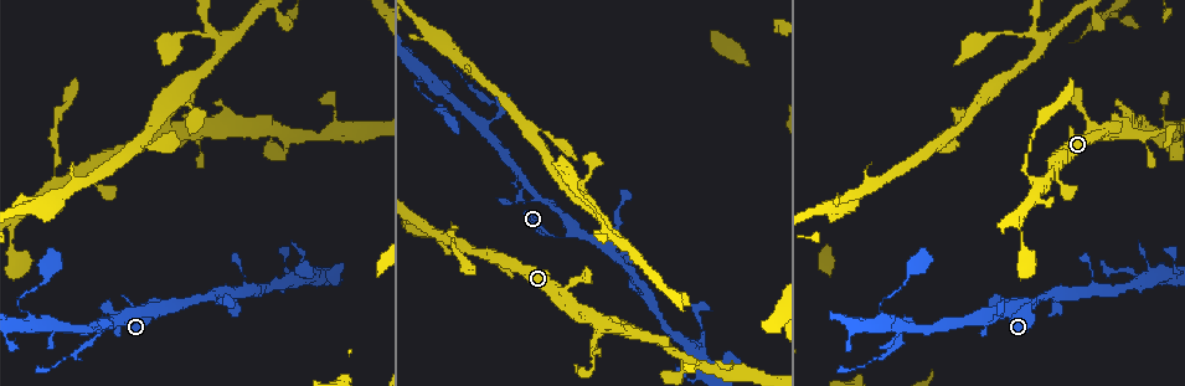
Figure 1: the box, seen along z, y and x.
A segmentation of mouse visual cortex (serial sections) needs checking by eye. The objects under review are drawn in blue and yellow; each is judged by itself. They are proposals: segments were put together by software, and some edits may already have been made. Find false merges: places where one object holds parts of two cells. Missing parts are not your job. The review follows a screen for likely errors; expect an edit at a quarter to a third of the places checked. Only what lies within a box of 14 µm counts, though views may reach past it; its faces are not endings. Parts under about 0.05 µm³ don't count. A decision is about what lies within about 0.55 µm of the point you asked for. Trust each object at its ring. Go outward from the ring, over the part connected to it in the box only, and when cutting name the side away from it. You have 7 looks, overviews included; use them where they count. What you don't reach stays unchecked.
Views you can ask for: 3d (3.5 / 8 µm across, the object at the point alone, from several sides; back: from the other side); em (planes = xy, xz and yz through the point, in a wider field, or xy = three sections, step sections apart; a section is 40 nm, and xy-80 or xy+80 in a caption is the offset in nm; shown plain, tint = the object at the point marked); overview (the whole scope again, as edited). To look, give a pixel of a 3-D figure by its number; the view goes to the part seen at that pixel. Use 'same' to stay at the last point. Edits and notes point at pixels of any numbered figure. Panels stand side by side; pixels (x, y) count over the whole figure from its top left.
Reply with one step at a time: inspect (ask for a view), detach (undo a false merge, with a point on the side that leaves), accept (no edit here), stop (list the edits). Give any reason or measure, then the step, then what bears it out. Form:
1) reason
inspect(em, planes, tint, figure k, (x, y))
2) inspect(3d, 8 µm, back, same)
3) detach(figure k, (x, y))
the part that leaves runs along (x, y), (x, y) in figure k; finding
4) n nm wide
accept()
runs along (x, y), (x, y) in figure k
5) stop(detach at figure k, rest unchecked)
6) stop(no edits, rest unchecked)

a narrow waist
inspect(3d, 3.5 µm, figure 1, (1034, 309))

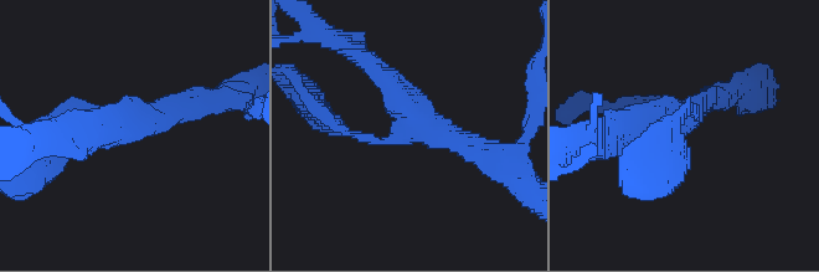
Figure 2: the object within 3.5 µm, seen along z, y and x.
3 arms; arms of 150, 300, 300 nm
inspect(em, xy, step 3, tint, figure 2, (411, 126))

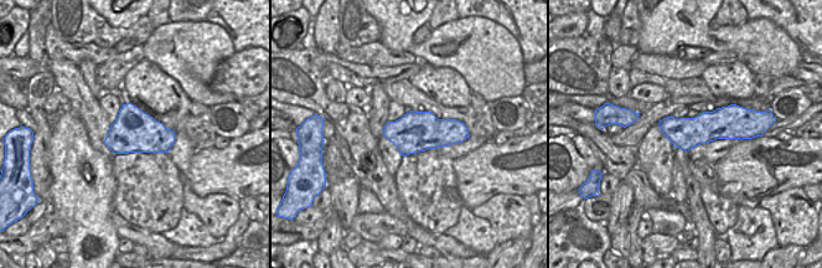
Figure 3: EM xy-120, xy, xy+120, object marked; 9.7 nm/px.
accept()
runs along (336, 126), (375, 142), (428, 128), (482, 154) in figure 2; continuous, no second cell

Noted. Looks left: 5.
two arms in line, one across
inspect(3d, 3.5 µm, figure 1, (526, 185))

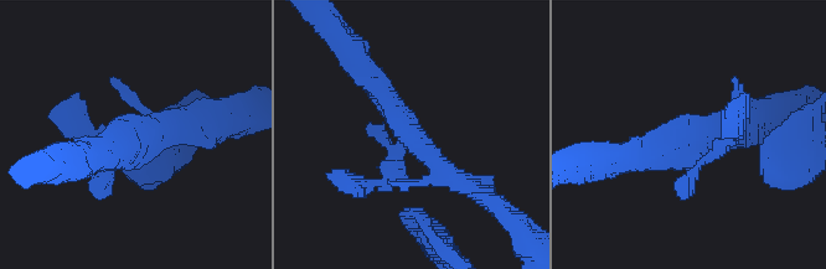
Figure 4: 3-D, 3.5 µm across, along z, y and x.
shape alone is not enough
inspect(em, planes, tint, figure 4, (133, 142))

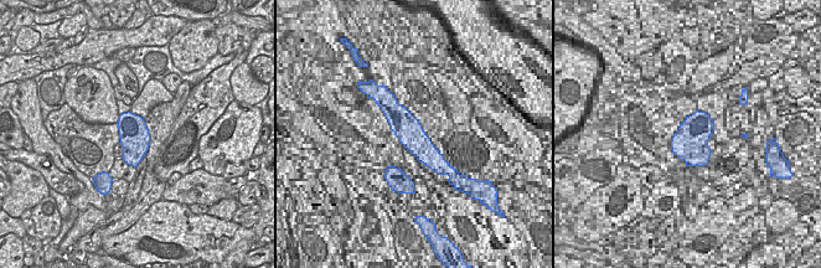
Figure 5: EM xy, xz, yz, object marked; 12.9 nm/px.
accept()
one cell here

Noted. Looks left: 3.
inspect(3d, 3.5 µm, figure 1, (414, 81))

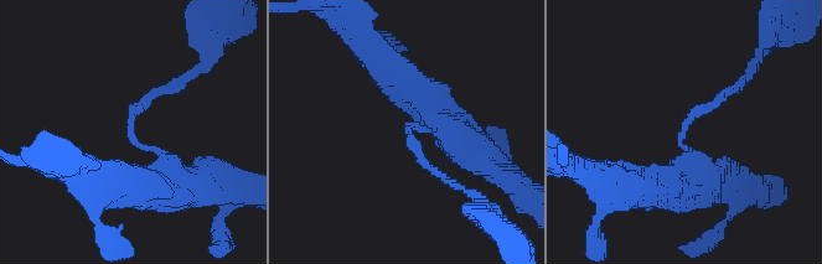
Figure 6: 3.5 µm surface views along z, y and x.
arms of 150, 350 nm
inspect(em, xy, step 3, plain, figure 6, (681, 135))

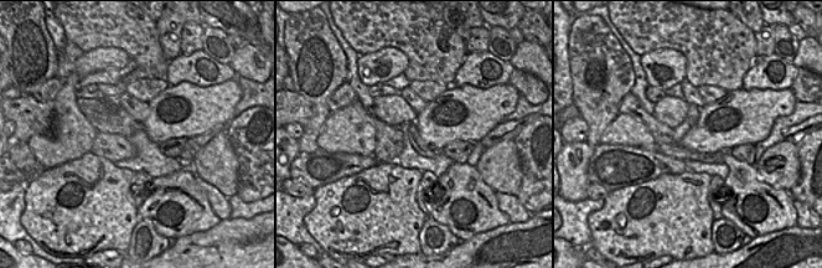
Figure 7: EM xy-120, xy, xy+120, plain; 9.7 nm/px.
inspect(em, xy, step 3, tint, same)

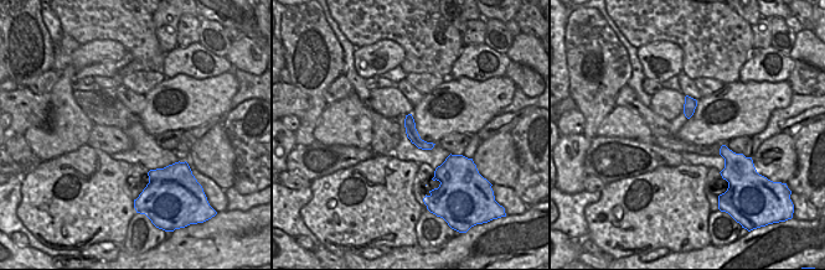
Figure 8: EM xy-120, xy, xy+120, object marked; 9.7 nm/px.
accept()
runs along (698, 186), (684, 124), (733, 91) in figure 6; all the same cell

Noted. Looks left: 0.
stop(no edits, rest unchecked)

